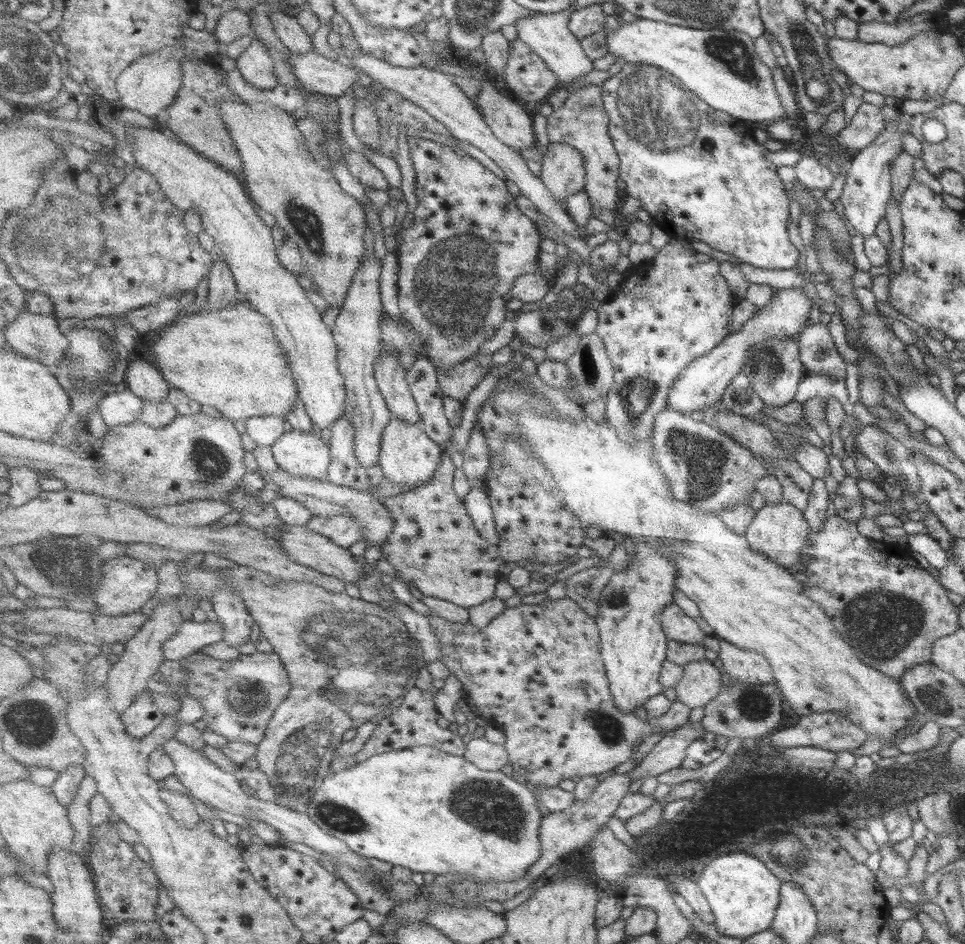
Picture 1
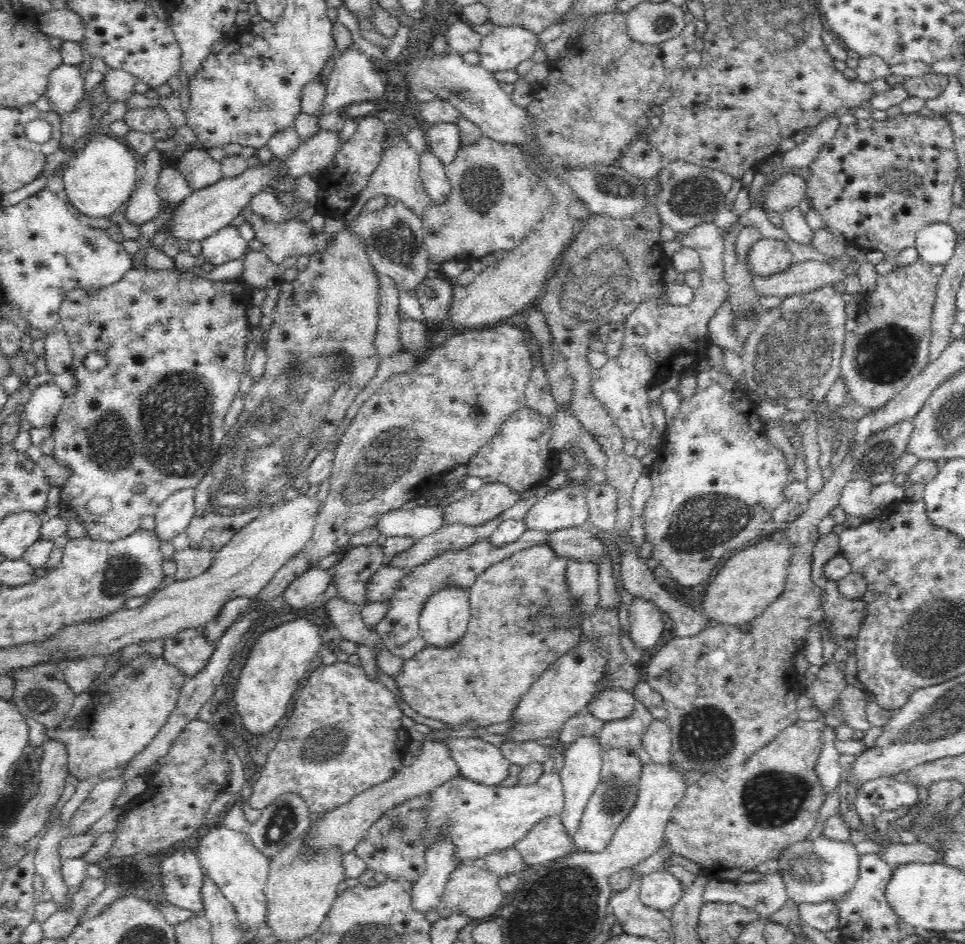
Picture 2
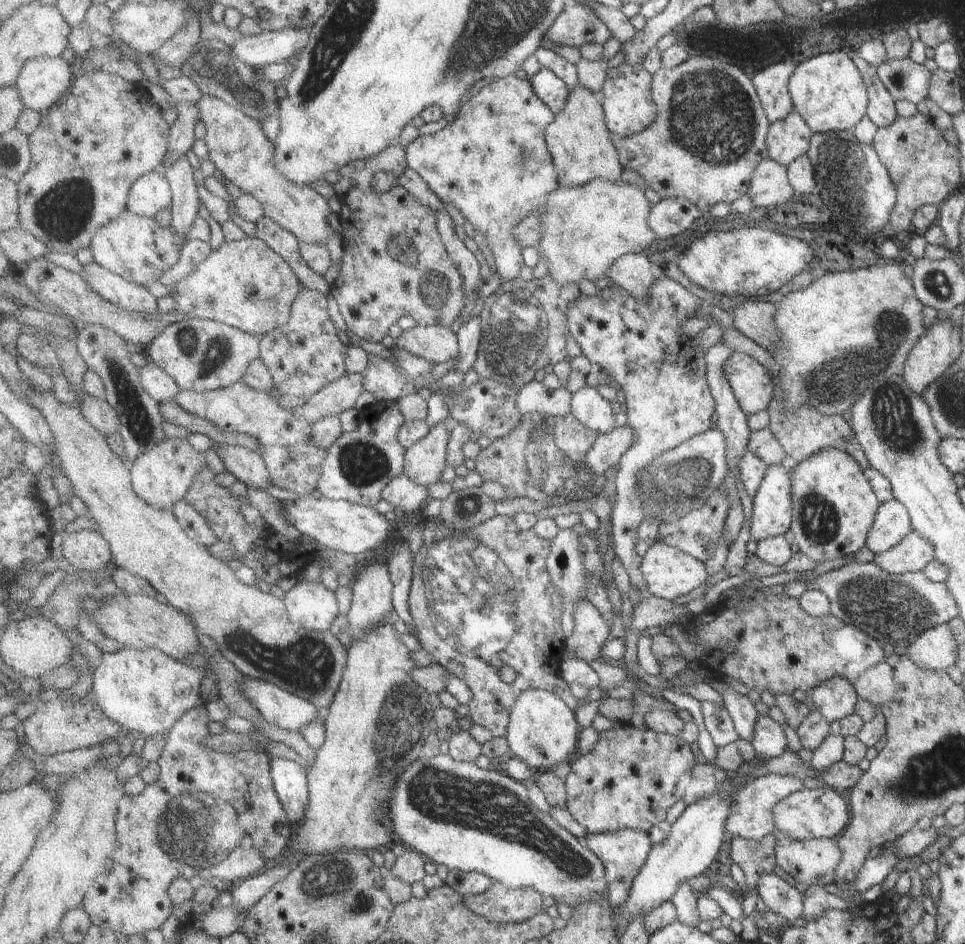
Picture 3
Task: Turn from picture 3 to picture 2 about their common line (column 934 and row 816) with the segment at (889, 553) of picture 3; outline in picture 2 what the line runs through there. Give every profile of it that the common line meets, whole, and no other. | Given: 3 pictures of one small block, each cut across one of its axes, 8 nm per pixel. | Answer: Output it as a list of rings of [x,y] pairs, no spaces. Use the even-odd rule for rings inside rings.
[[[559,816],[538,822],[524,838],[515,842],[514,847],[529,866],[552,862],[576,850],[573,837],[565,831]]]

